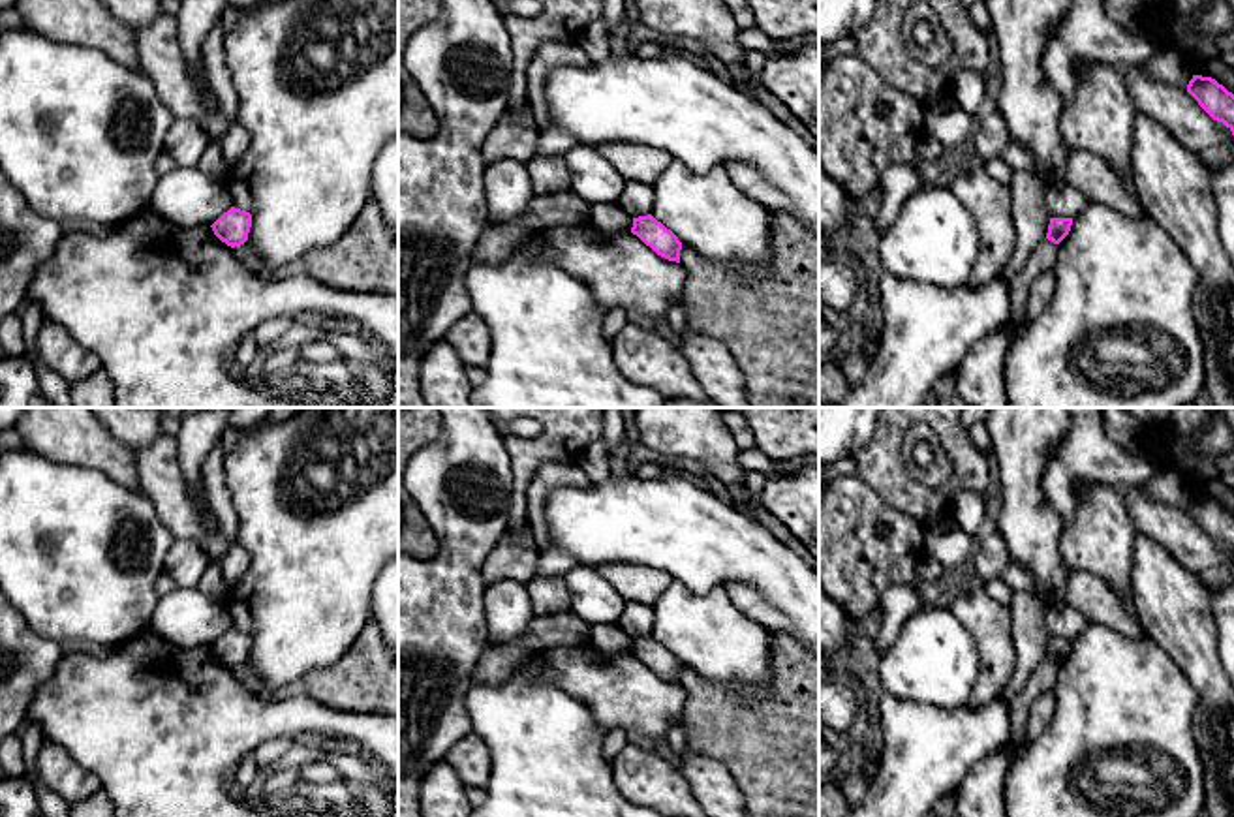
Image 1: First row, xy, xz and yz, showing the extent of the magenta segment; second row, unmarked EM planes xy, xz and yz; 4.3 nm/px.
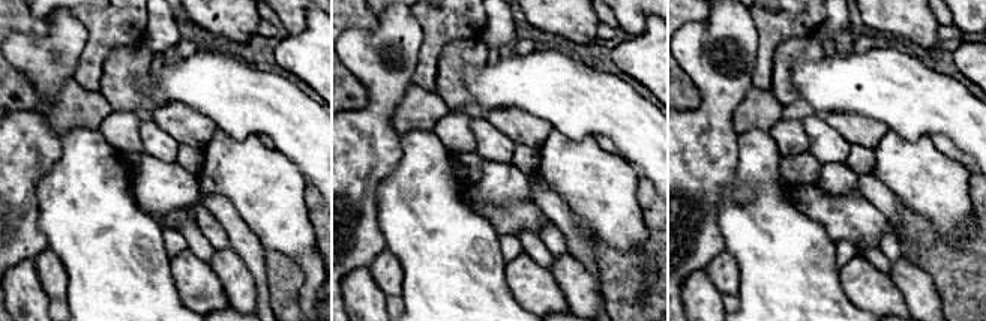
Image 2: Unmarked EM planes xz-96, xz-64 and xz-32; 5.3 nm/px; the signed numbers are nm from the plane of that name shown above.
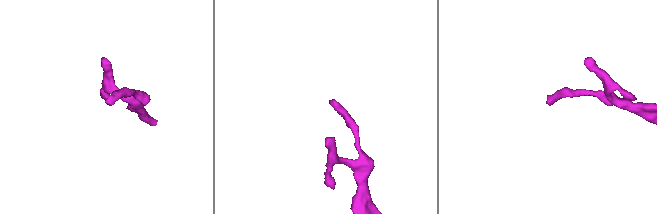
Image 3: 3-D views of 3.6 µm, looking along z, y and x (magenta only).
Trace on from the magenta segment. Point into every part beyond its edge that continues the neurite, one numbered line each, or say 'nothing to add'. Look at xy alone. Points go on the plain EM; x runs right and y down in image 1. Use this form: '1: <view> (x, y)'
nothing to add

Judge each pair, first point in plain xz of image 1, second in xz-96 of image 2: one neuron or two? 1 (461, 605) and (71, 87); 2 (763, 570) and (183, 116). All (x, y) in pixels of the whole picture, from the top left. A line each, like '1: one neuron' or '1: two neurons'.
1: two neurons
2: two neurons

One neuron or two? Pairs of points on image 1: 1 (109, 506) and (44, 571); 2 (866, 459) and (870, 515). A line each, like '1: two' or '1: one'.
1: one
2: two

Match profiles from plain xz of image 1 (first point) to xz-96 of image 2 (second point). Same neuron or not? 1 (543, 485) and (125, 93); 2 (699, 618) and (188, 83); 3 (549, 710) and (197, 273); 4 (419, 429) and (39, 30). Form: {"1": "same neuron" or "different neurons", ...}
{"1": "same neuron", "2": "different neurons", "3": "different neurons", "4": "same neuron"}

